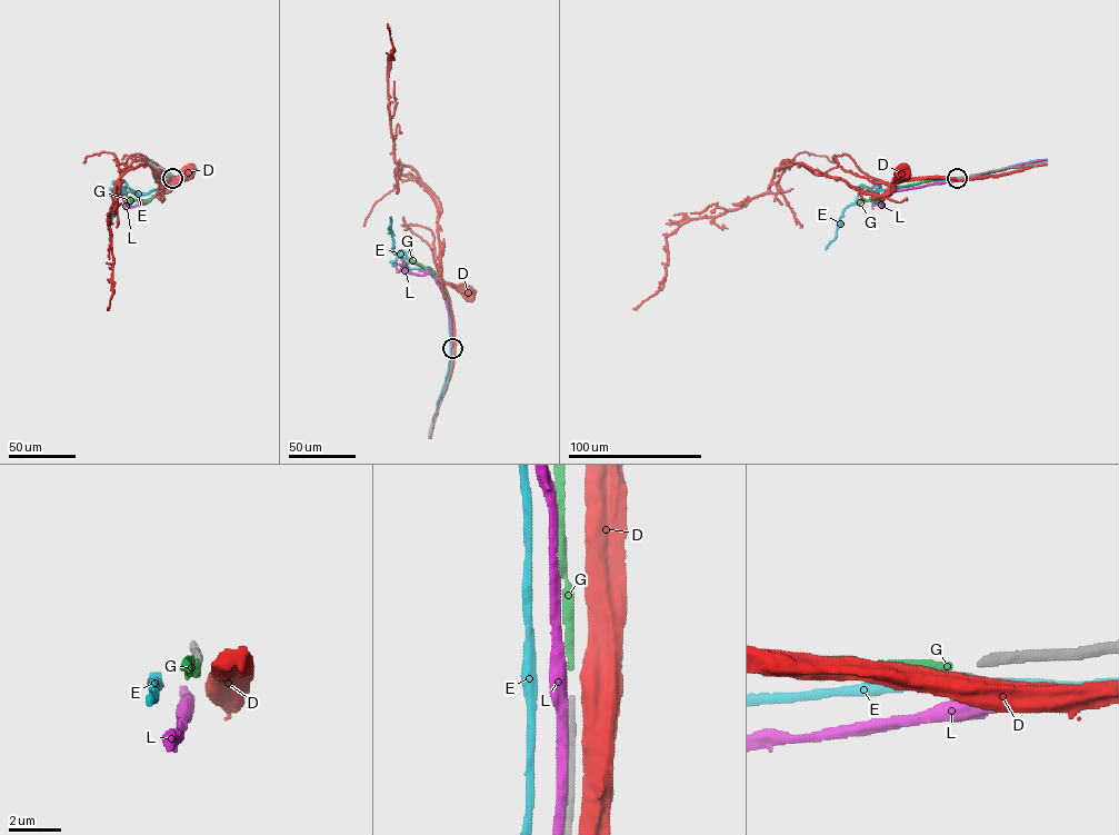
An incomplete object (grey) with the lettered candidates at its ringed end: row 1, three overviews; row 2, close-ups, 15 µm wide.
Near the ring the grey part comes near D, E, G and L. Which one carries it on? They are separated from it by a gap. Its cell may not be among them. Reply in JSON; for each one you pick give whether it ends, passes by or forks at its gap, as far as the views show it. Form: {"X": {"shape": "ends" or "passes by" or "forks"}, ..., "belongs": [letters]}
{"G": {"shape": "ends"}, "belongs": ["G"]}

